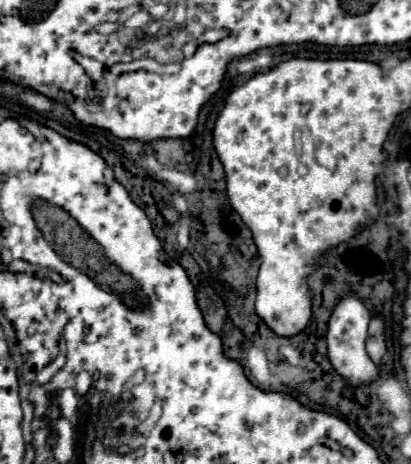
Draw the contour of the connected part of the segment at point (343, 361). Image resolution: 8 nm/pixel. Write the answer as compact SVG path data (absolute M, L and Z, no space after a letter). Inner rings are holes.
M346 293L344 297L340 297L328 319L326 331L328 358L336 372L342 375L350 385L368 383L368 381L376 379L376 375L378 375L378 367L370 361L365 347L370 319L372 317L370 317L368 309L354 293ZM356 353L358 353L358 359L356 359Z

